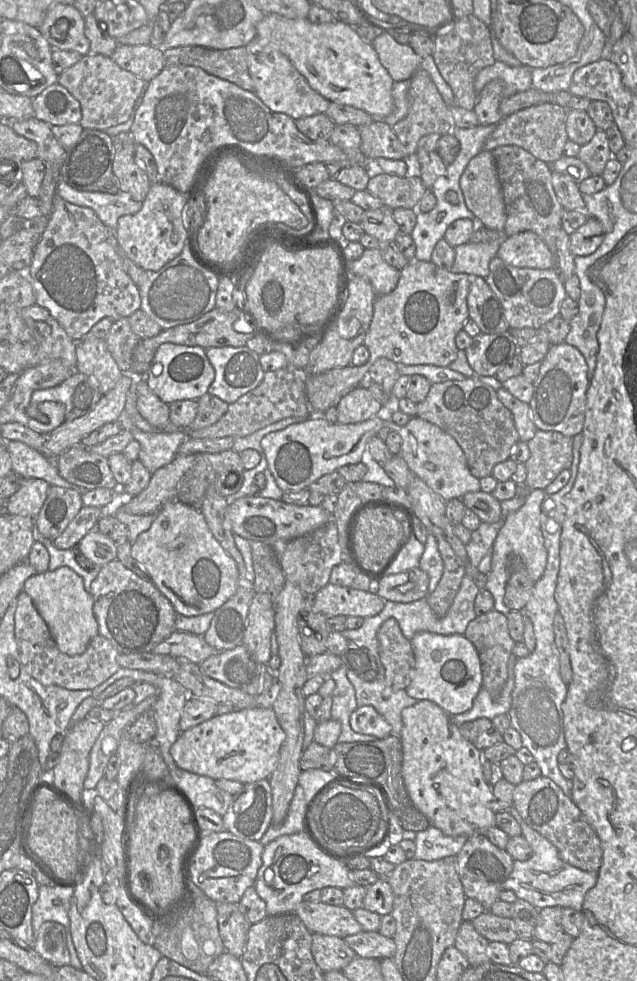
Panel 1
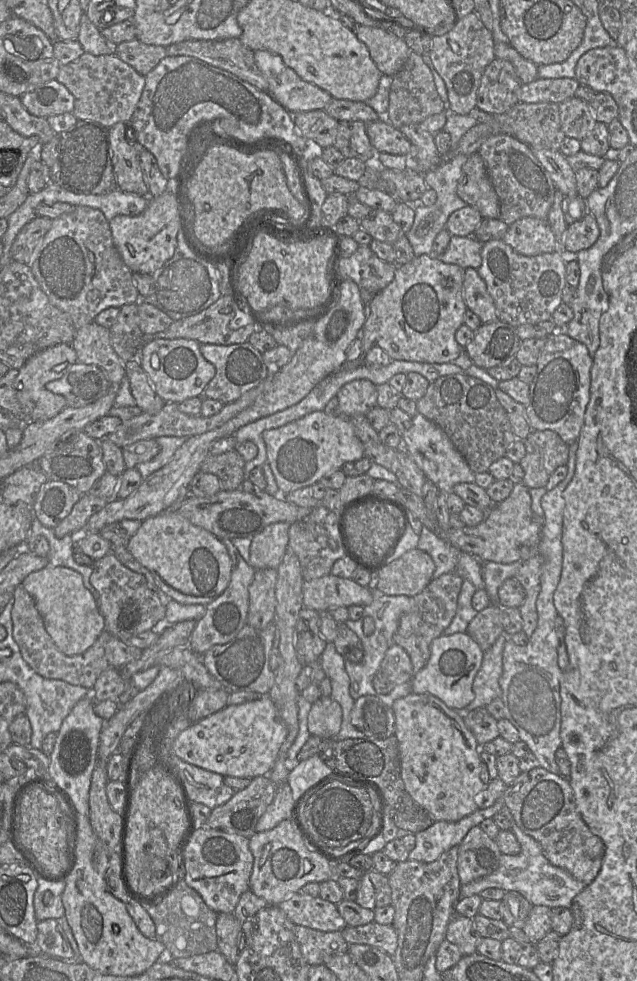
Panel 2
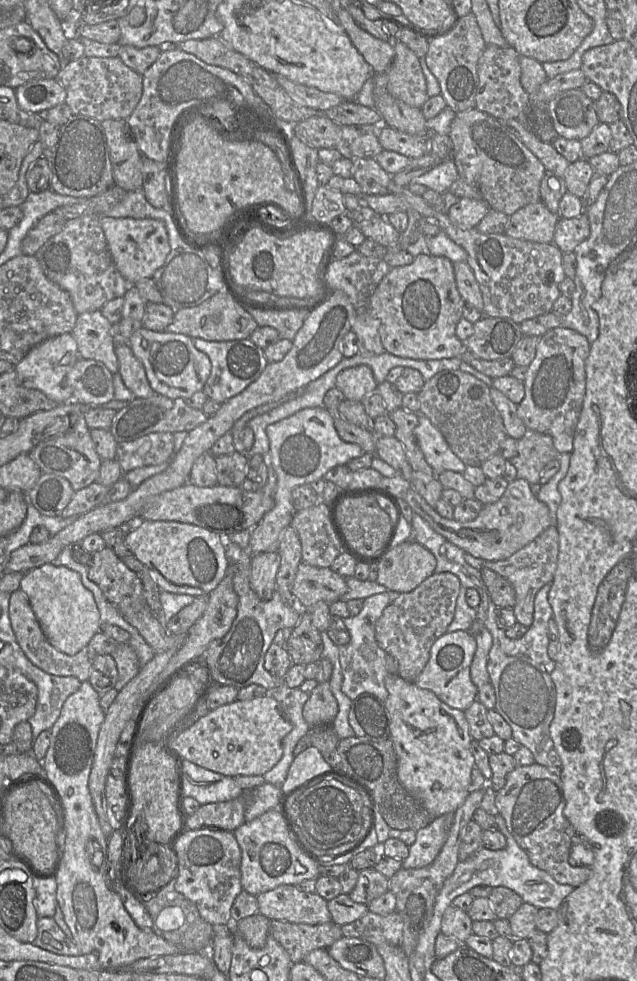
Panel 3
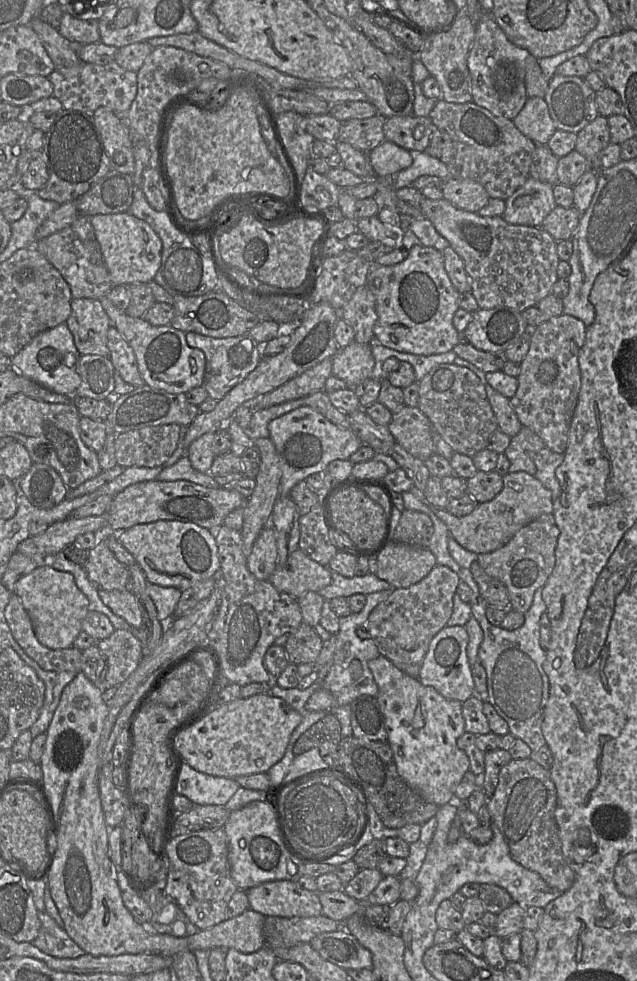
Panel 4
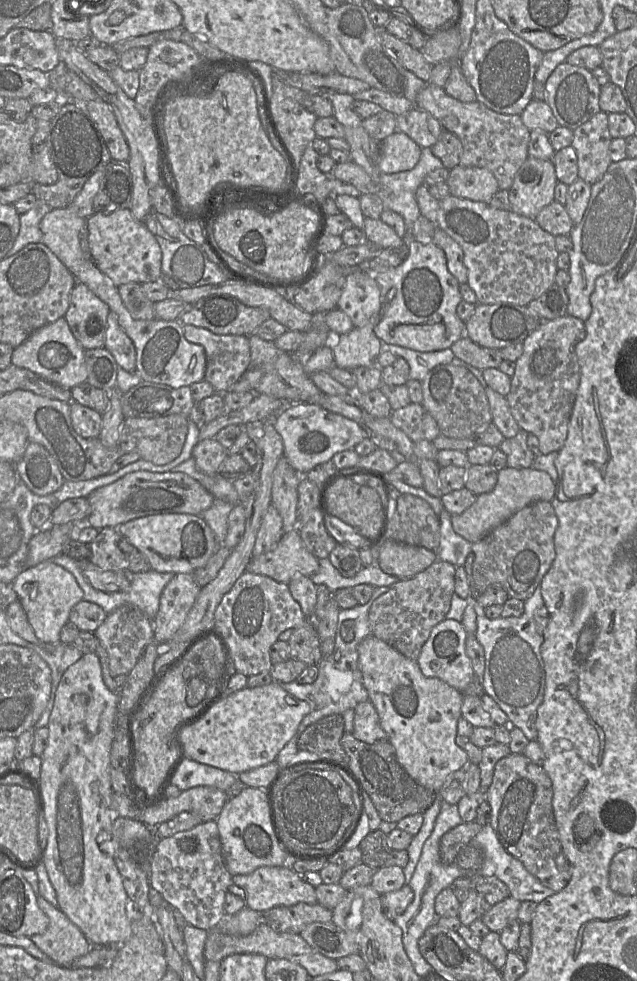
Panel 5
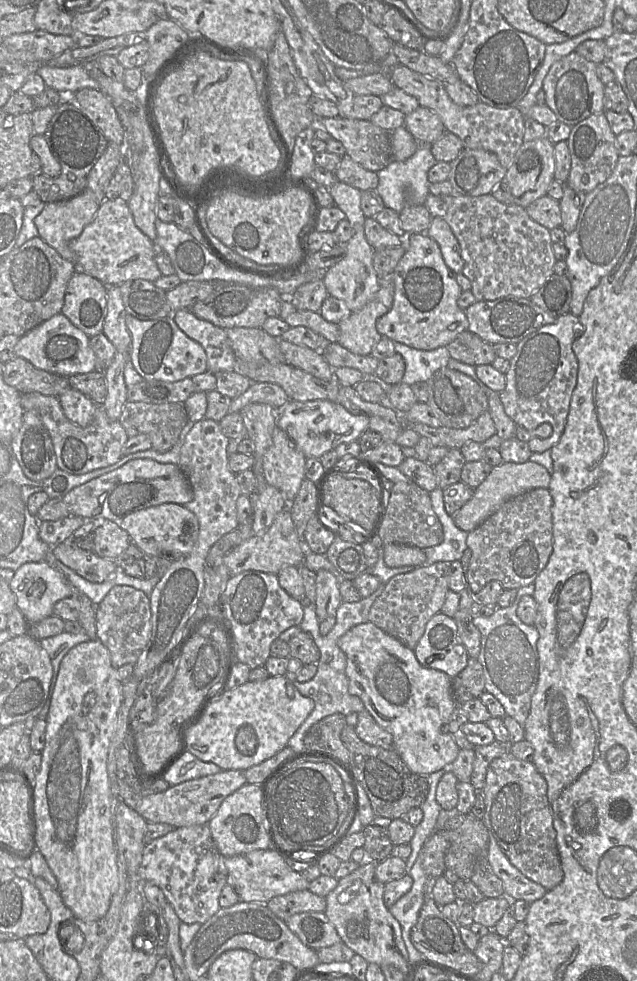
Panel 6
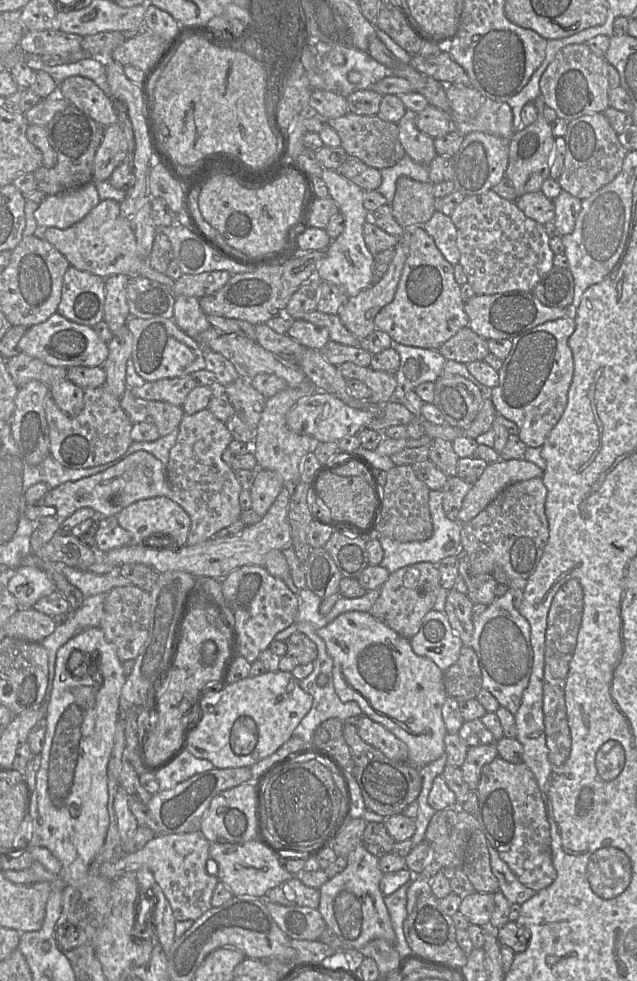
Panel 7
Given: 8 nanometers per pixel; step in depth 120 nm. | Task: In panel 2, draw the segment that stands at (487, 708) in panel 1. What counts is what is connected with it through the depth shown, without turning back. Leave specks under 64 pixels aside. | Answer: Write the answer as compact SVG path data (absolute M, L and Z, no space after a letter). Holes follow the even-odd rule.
M507 633L500 635L494 644L483 652L481 667L473 681L474 700L462 709L454 709L464 718L471 710L486 707L492 700L501 698L499 679L503 671L503 649Z

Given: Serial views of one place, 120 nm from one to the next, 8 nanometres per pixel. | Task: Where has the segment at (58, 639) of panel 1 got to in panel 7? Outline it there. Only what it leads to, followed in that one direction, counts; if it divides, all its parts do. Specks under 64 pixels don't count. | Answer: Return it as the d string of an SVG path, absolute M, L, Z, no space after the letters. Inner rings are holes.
M33 566L19 567L9 580L7 589L23 609L33 608L39 599L57 590L46 572Z

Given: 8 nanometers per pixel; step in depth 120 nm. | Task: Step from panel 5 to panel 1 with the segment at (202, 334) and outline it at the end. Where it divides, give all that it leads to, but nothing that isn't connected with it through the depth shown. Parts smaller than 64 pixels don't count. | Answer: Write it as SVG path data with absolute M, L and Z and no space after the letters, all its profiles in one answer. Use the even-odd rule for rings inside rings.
M247 346L211 347L205 353L215 370L208 393L228 404L256 388L264 377L260 356Z

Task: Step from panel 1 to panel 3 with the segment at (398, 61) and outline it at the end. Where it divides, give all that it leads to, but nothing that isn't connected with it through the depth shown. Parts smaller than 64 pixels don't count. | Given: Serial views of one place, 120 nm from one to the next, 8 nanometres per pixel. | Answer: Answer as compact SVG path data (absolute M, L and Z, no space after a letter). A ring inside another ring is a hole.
M344 7L336 15L350 41L372 67L373 72L387 72L395 55L393 41L383 41L360 28Z

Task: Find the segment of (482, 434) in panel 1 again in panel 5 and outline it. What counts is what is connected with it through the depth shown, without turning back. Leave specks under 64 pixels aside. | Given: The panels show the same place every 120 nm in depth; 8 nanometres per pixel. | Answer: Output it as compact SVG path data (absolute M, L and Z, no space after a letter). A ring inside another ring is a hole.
M451 364L437 365L421 381L422 406L435 419L440 434L465 439L482 432L490 423L492 415L486 392L477 378L466 368Z

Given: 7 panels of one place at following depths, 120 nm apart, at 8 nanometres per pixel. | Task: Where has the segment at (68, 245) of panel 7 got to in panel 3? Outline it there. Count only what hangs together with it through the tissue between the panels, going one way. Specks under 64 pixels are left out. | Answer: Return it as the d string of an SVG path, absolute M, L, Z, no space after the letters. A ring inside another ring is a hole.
M100 217L100 224L111 253L113 262L129 284L135 284L144 278L152 278L170 252L168 233L160 220L145 218Z

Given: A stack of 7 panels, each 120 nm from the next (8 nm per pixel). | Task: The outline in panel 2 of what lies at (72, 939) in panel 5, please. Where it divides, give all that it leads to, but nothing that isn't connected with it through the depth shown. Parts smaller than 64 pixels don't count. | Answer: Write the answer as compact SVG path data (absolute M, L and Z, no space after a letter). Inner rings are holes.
M57 919L38 921L36 945L43 955L55 959L74 957L74 951Z

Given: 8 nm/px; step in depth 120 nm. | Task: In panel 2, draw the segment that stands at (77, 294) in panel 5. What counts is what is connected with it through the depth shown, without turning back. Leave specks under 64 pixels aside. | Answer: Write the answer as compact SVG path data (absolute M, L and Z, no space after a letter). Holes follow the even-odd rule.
M92 321L77 329L71 345L78 362L100 367L112 385L126 376L125 363L112 347L109 328Z

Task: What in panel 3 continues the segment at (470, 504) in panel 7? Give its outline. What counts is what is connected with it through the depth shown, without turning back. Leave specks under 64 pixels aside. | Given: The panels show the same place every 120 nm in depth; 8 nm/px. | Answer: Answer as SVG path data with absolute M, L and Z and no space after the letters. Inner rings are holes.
M521 478L510 482L498 501L483 505L478 516L468 522L442 517L413 488L406 492L404 500L434 531L466 553L485 561L509 558L551 525L548 506L532 493L530 483Z

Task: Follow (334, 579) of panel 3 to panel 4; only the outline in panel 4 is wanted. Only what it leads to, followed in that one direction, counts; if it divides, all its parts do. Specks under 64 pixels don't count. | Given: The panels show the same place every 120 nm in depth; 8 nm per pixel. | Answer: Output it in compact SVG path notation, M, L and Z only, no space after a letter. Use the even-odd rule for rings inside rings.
M298 548L284 565L275 568L268 581L280 592L298 599L307 592L318 592L330 585L331 571Z

